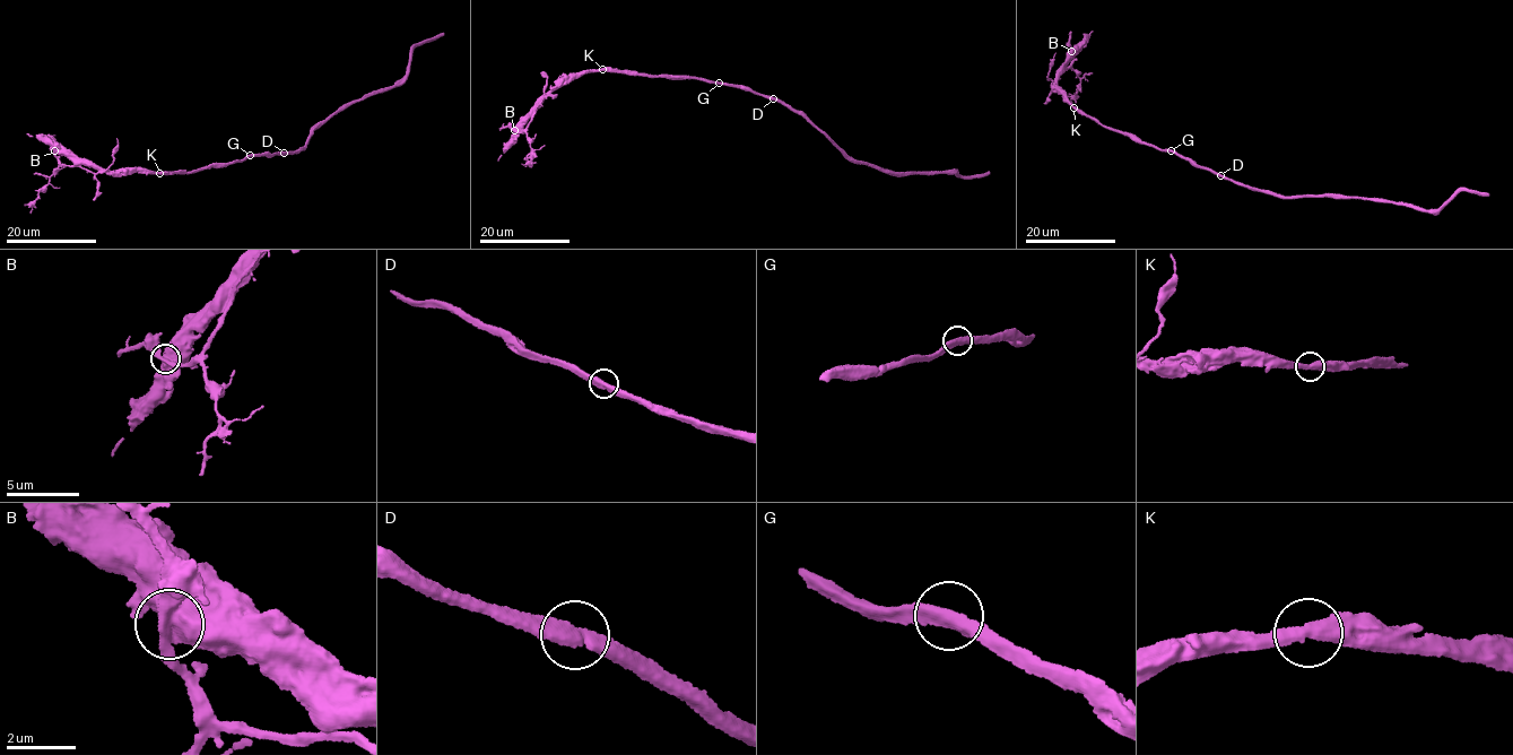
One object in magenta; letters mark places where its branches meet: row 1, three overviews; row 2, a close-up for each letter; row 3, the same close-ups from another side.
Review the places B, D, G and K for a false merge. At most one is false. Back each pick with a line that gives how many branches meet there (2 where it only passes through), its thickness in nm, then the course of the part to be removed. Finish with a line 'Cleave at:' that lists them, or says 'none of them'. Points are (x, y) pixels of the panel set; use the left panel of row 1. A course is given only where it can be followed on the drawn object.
B: Branches: 3. Thickness 550 nm. Course of the part to remove: (55, 152), (55, 156), (67, 166), (96, 174), (113, 162), (116, 138)
Cleave at: B

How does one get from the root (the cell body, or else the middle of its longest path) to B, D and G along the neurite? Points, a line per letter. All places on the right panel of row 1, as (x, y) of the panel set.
B: (1207, 168), (1110, 129), (1066, 101), (1063, 95), (1053, 89), (1071, 51)
D: (1207, 168), (1220, 175)
G: (1207, 168), (1171, 150)

